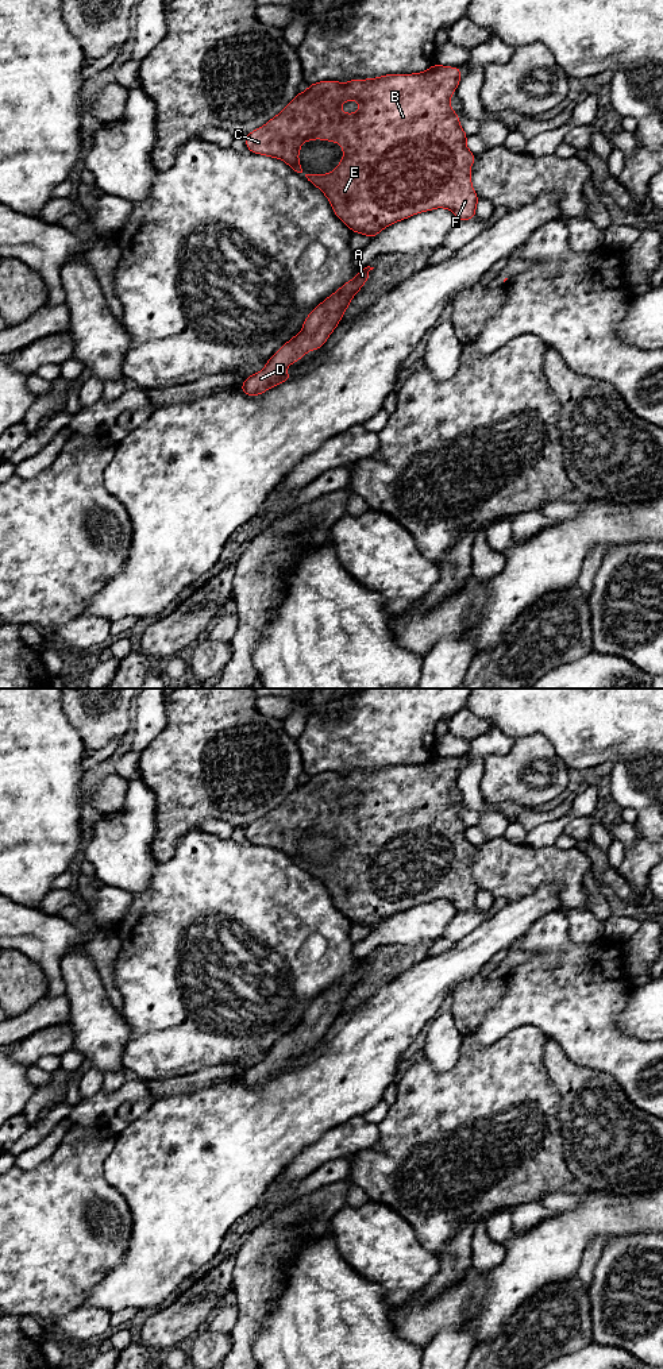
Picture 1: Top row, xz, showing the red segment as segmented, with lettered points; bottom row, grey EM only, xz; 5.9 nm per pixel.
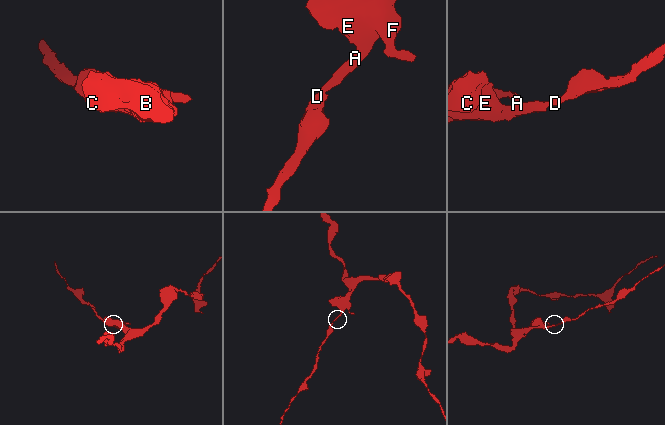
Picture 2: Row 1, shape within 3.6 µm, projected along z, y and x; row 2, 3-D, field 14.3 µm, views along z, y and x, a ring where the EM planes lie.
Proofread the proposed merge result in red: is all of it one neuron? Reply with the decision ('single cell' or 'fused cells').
single cell

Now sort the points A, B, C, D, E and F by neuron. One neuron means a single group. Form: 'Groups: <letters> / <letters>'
Groups: A B C D E F

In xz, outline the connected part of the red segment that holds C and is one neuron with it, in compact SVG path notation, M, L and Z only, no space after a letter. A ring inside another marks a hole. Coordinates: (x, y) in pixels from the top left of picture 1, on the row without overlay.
M433 756L424 764L415 766L388 766L378 770L369 771L351 771L346 775L338 772L320 772L309 776L305 783L298 784L275 809L269 811L263 818L257 820L244 828L248 841L254 845L263 845L266 848L274 848L286 853L296 864L302 865L304 869L316 876L329 891L334 905L354 923L365 925L371 930L388 917L397 914L402 910L408 910L415 905L427 903L435 899L447 899L455 905L458 911L469 911L475 907L475 899L478 887L471 876L470 859L474 855L475 847L466 838L467 826L459 815L459 807L451 801L450 791L454 782L460 772L460 759L450 759L442 756ZM348 791L356 791L361 798L356 805L343 805L340 797ZM323 830L329 833L338 833L343 840L343 849L339 857L329 865L309 865L304 864L298 853L298 842L304 833Z

